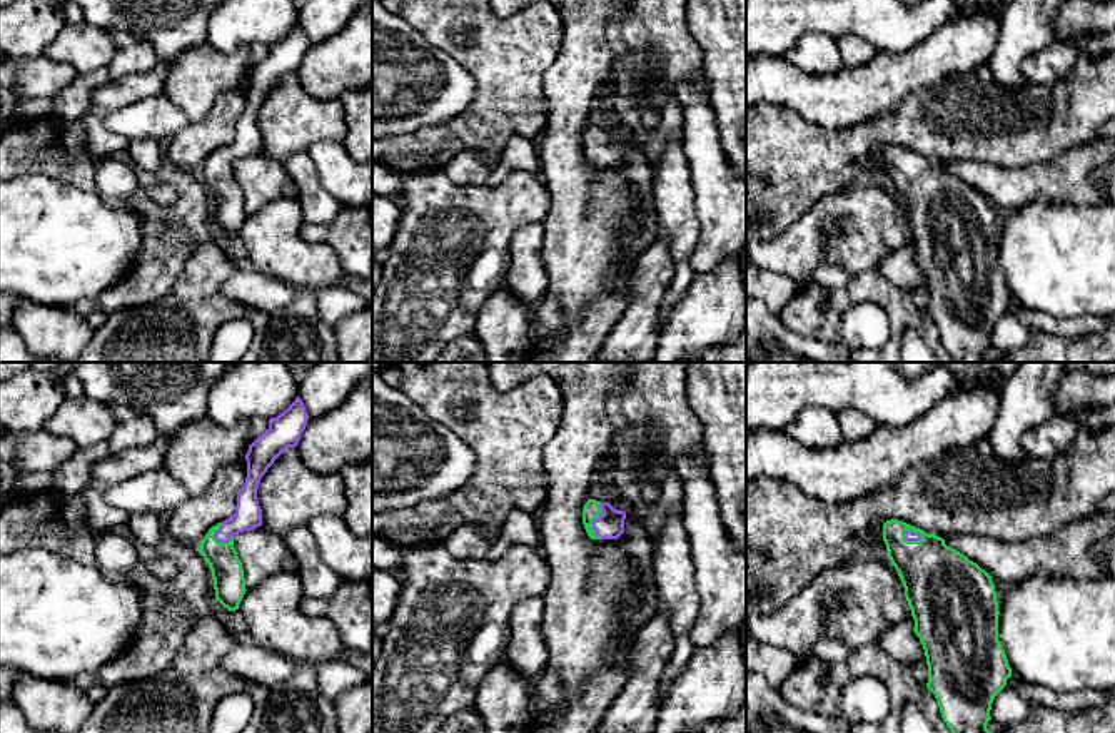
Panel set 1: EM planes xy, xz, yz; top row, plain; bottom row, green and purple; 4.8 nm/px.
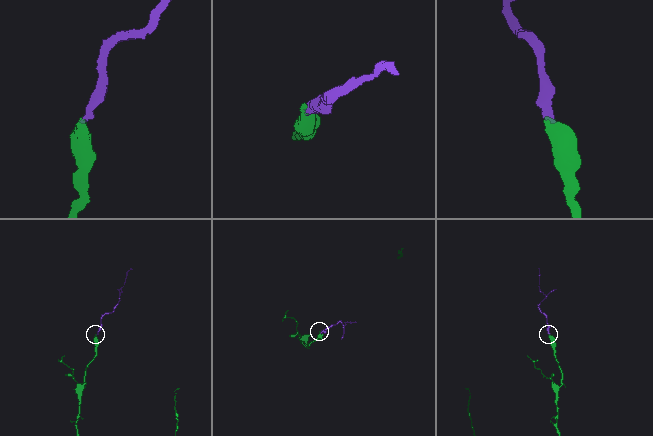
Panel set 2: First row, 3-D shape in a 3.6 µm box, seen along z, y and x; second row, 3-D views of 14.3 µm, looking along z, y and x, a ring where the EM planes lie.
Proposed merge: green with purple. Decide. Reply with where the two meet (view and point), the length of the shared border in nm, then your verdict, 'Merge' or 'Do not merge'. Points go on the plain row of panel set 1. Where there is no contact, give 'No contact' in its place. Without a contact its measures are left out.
Touches green at xz (593, 146). Shared border 180 nm. Merge

